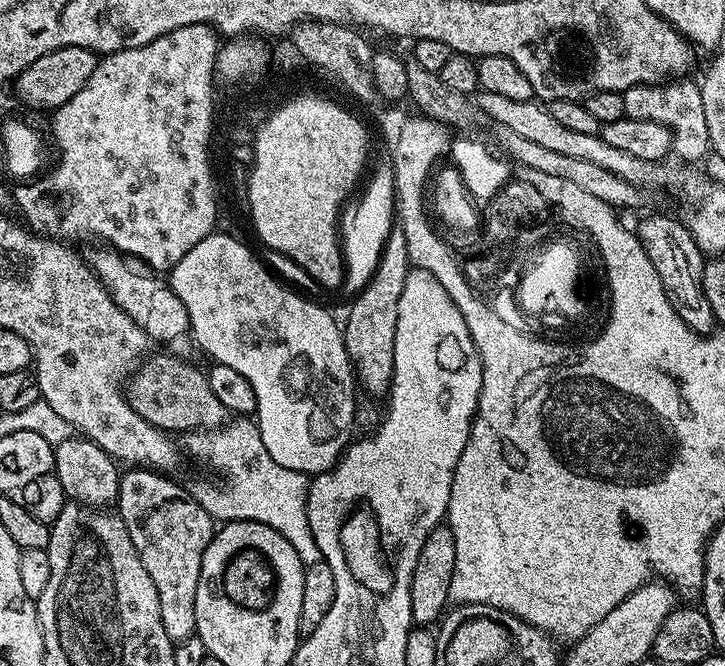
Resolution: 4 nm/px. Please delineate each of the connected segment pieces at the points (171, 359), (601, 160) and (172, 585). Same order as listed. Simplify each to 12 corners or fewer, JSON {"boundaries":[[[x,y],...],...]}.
{"boundaries":[[[149,355],[127,381],[132,409],[169,434],[226,420],[207,371]],[[481,91],[476,105],[545,150],[628,176],[630,154],[561,126],[535,99]],[[150,468],[120,477],[118,515],[158,590],[173,642],[194,598],[214,521]]]}

